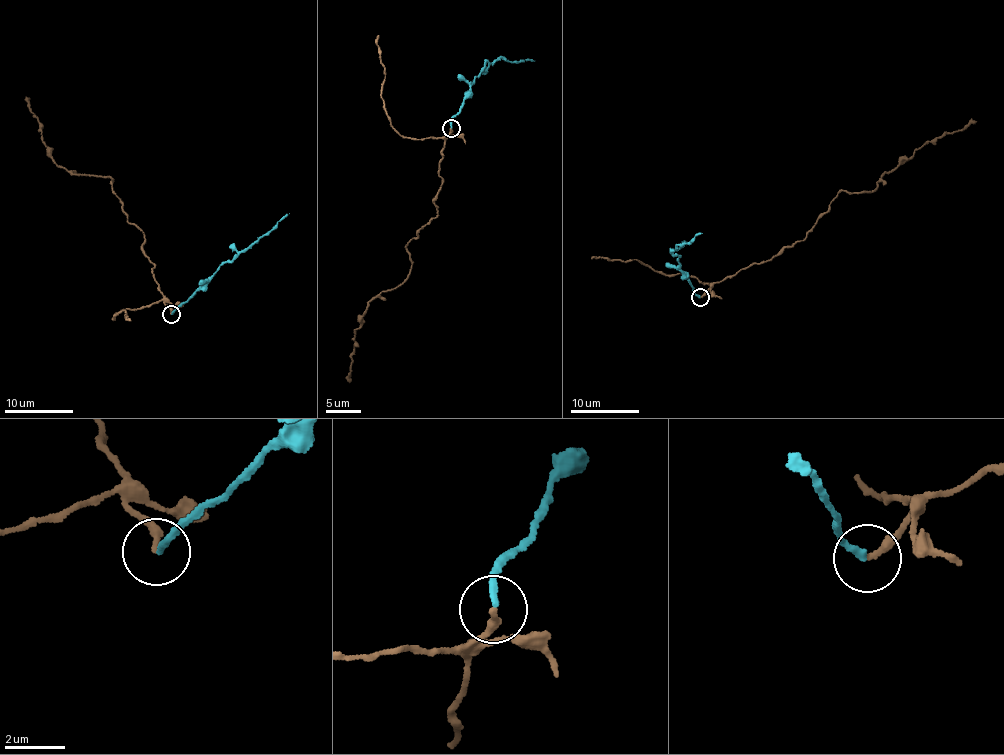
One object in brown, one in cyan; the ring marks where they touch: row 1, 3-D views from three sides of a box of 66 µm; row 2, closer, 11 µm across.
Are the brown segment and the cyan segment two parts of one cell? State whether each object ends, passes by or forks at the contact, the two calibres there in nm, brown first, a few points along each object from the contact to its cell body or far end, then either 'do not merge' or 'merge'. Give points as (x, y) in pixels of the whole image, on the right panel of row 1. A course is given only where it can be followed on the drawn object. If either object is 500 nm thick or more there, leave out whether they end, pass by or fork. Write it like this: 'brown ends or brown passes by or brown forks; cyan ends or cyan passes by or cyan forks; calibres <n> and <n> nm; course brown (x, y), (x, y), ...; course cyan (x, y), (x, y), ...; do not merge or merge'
brown ends; cyan ends; calibres 260 and 240 nm; course brown (700, 297), (742, 269), (804, 241), (842, 190), (869, 192), (925, 144), (976, 121); course cyan (700, 297), (679, 266), (679, 256), (673, 253), (677, 246), (688, 245), (695, 235), (702, 232); do not merge

